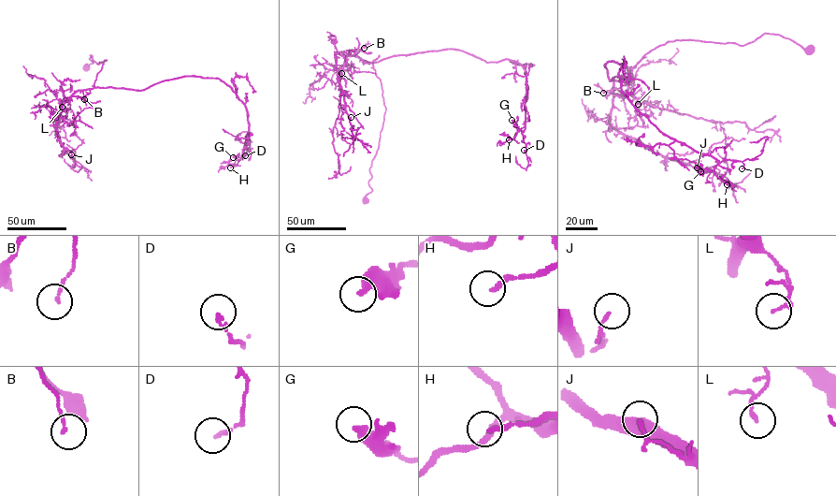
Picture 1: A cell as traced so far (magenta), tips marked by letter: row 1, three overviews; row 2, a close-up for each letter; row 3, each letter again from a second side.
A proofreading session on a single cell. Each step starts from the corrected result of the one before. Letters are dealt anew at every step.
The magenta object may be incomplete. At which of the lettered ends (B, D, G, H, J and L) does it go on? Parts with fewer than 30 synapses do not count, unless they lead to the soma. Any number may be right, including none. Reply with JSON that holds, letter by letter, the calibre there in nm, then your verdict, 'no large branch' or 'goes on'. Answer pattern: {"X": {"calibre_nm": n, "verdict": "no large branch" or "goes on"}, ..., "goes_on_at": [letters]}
{"B": {"calibre_nm": 140, "verdict": "no large branch"}, "D": {"calibre_nm": 160, "verdict": "no large branch"}, "G": {"calibre_nm": 360, "verdict": "no large branch"}, "H": {"calibre_nm": 200, "verdict": "no large branch"}, "J": {"calibre_nm": 90, "verdict": "no large branch"}, "L": {"calibre_nm": 150, "verdict": "no large branch"}, "goes_on_at": []}

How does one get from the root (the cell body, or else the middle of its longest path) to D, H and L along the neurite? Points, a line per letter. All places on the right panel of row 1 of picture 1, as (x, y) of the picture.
D: (810, 49), (771, 34), (675, 39), (626, 78), (605, 65), (622, 64), (622, 92), (661, 132), (742, 168)
H: (810, 49), (771, 34), (675, 39), (626, 78), (605, 65), (622, 64), (630, 102), (712, 155), (727, 184)
L: (810, 49), (771, 34), (742, 45), (667, 42), (613, 82), (614, 94), (628, 94), (638, 104)

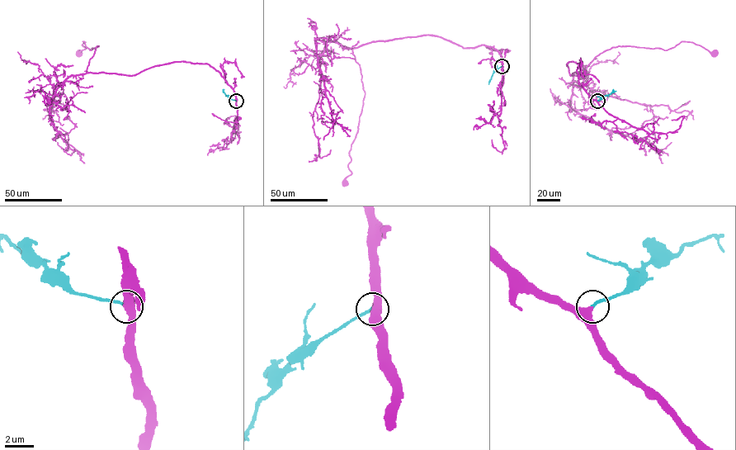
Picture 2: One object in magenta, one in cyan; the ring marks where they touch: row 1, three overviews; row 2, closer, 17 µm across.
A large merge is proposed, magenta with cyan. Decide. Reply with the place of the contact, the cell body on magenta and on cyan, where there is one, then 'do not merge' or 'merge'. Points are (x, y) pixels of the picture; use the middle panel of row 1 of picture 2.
(502, 66) | magenta (345, 182) | cyan none | merge

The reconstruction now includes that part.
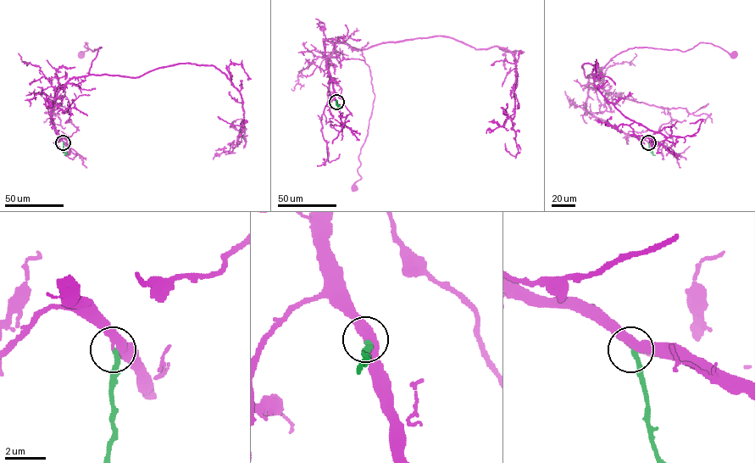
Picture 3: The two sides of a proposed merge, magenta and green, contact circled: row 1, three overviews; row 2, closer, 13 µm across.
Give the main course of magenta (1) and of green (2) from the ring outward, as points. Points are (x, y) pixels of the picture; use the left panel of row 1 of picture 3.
1: (63, 142), (53, 99), (71, 79), (88, 75), (101, 47), (92, 52), (85, 42), (80, 54)
2: (63, 142), (64, 155)

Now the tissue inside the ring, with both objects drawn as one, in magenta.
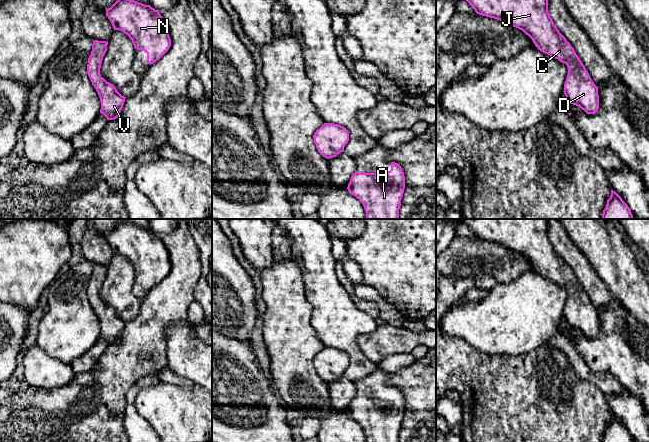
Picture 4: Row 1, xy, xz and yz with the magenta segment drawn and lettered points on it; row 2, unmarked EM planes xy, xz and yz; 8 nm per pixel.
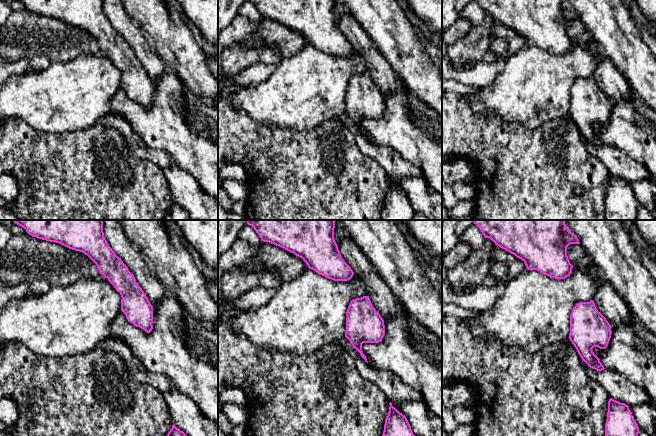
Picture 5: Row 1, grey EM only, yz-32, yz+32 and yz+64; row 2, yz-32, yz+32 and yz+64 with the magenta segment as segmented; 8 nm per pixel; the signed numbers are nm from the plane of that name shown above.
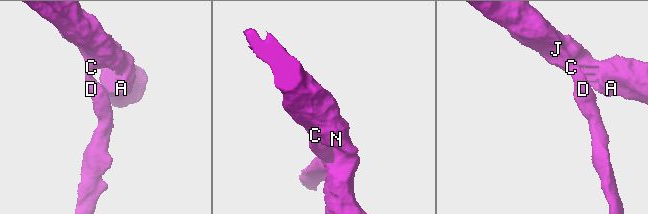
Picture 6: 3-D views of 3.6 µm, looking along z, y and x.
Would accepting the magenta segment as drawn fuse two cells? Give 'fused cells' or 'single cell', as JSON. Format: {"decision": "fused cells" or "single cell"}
{"decision": "single cell"}

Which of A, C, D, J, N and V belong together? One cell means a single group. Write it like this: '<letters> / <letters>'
A C D J N V

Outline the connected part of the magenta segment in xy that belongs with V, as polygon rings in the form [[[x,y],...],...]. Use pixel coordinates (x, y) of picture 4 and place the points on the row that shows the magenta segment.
[[[93,41],[92,51],[88,58],[87,74],[99,95],[101,101],[100,113],[107,120],[114,120],[119,116],[126,97],[122,96],[116,87],[107,82],[100,74],[100,67],[107,51],[107,45],[108,41]]]

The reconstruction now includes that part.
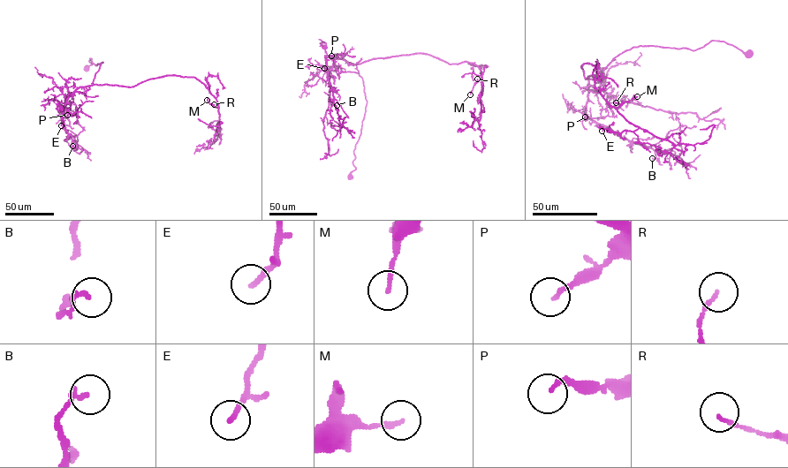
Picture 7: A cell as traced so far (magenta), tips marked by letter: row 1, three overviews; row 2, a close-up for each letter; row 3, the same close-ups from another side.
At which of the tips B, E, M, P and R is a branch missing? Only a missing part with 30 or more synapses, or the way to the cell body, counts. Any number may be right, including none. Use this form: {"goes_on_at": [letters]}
{"goes_on_at": ["E", "P"]}

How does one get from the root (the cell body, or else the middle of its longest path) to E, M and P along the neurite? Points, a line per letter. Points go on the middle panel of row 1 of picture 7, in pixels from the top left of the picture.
E: (350, 177), (356, 169), (353, 150), (367, 103), (363, 80), (356, 65), (342, 58), (326, 56), (324, 68)
M: (350, 177), (367, 103), (356, 64), (418, 53), (449, 64), (473, 63), (481, 79), (470, 94)
P: (350, 177), (356, 169), (353, 150), (367, 100), (356, 65), (328, 56), (331, 56)

